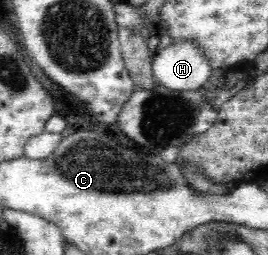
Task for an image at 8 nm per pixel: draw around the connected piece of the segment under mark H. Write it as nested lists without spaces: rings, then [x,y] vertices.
[[[192,40],[172,42],[156,53],[151,62],[155,82],[174,92],[198,90],[210,77],[208,56],[204,56]]]

